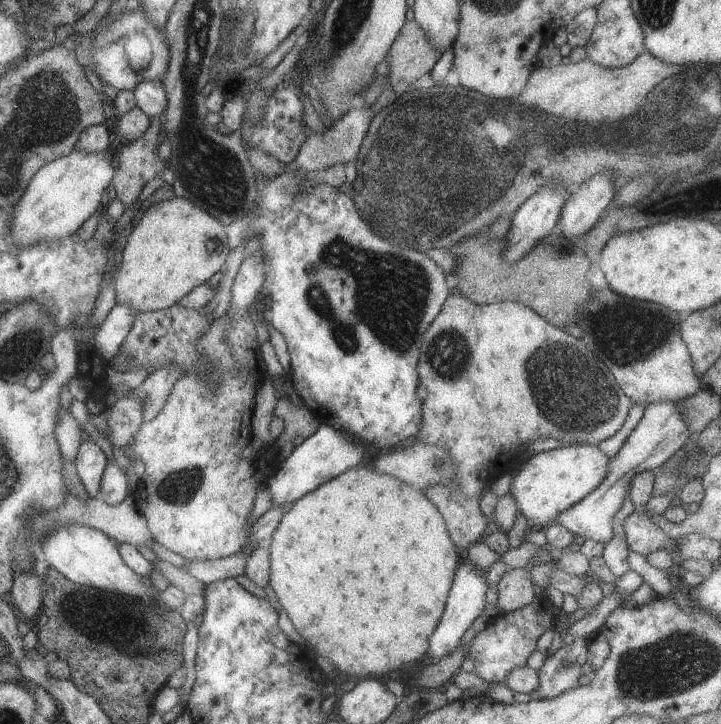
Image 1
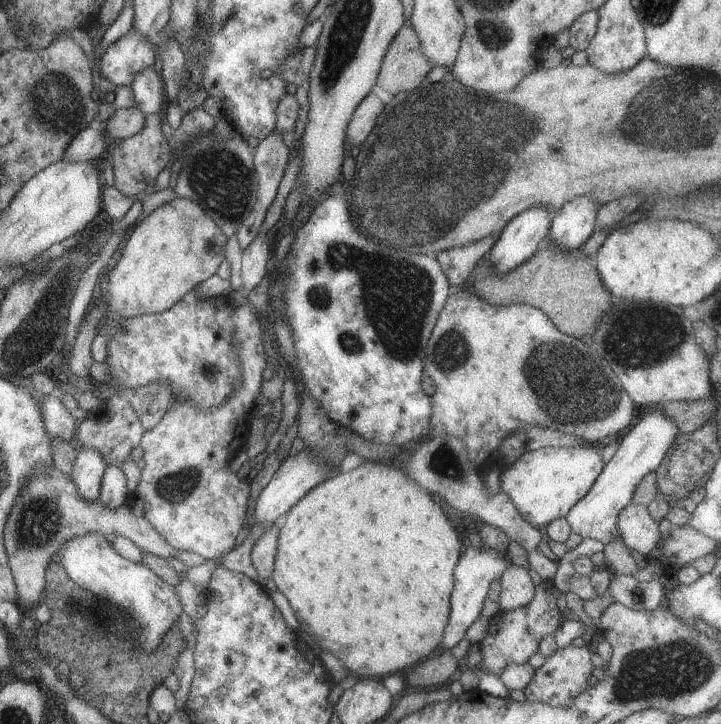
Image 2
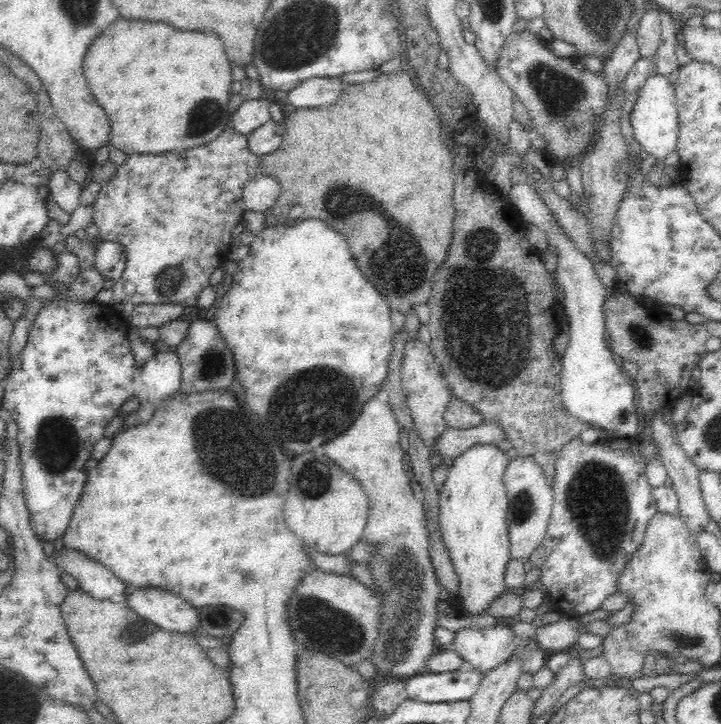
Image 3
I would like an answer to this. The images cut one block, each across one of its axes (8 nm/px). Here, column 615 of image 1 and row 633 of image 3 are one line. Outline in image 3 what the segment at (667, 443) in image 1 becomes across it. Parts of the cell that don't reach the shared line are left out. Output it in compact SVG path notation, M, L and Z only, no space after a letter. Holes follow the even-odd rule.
M490 626L490 628L482 628L482 630L474 628L466 628L454 632L454 640L452 640L452 647L449 649L456 655L462 658L462 661L470 670L477 671L478 666L480 670L493 670L496 666L506 662L510 656L519 654L523 659L523 672L529 674L536 674L543 668L545 650L540 648L538 641L534 639L524 639L524 637L516 637L512 633L512 629L506 626Z

